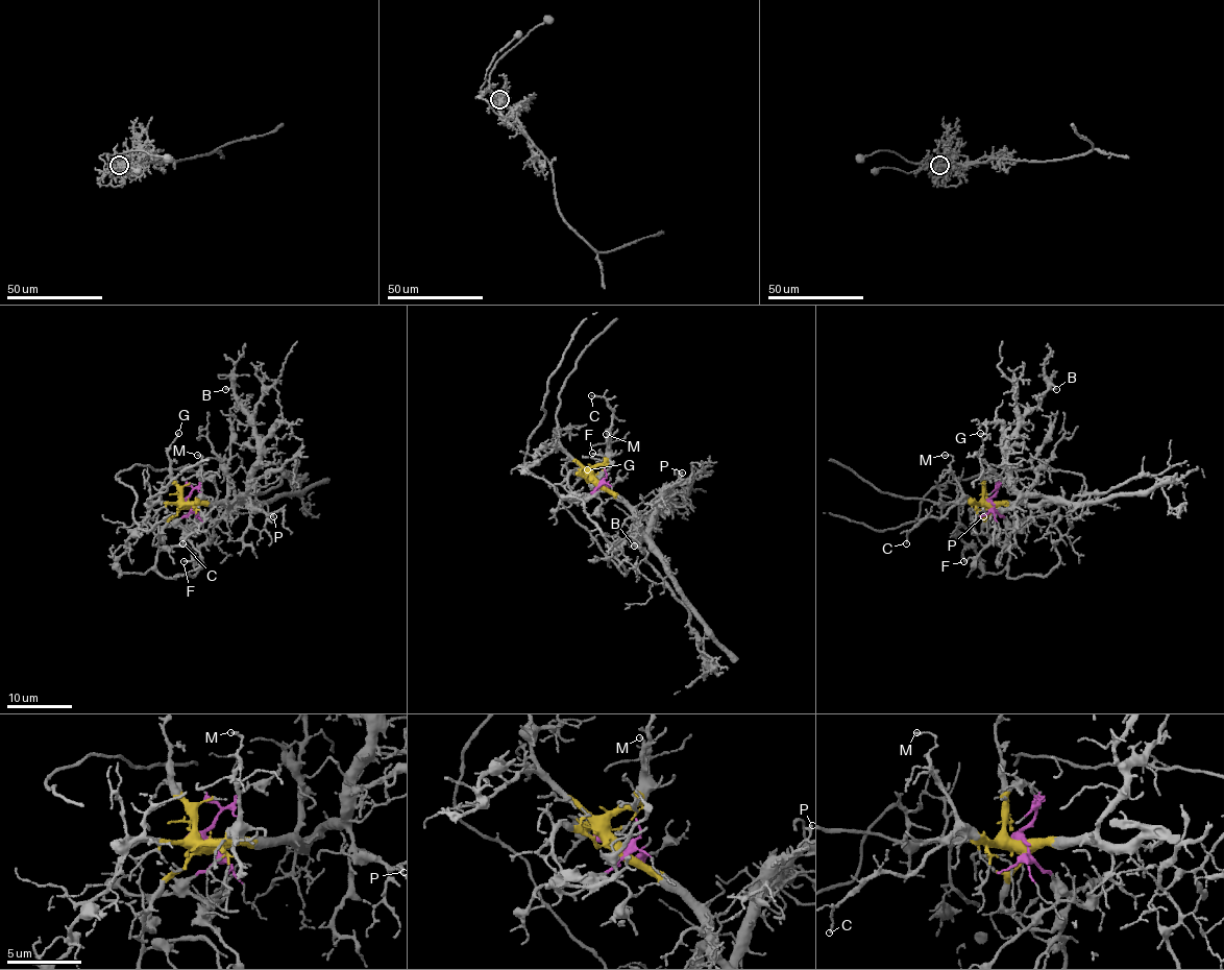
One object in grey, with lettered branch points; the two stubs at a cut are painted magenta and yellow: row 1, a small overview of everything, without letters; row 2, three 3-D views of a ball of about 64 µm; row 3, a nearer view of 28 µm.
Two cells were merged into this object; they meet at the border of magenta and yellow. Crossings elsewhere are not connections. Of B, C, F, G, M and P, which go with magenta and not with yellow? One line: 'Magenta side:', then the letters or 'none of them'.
Magenta side: F

